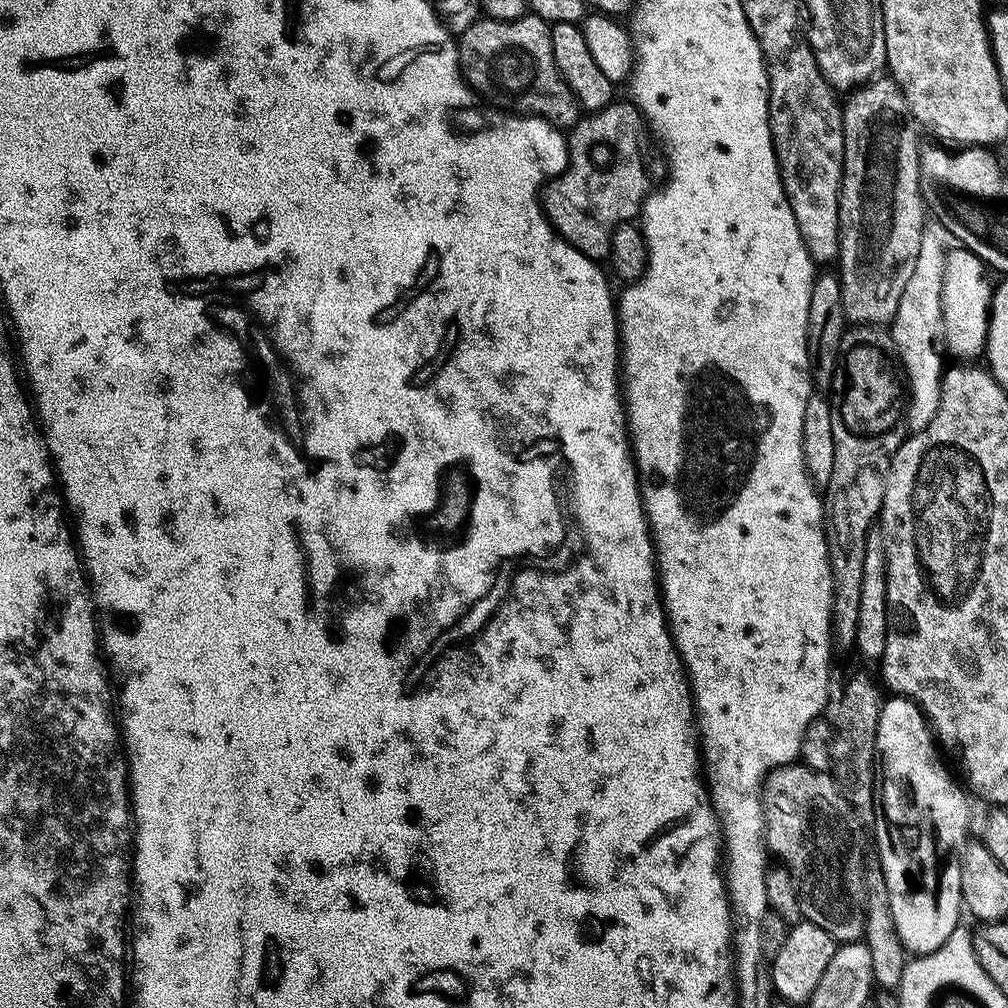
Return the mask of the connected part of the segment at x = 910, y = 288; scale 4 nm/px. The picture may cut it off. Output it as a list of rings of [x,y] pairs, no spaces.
[[[925,235],[914,278],[910,278],[910,283],[906,285],[906,294],[902,294],[902,306],[898,306],[896,319],[890,325],[892,337],[900,351],[900,360],[904,363],[906,384],[910,389],[910,399],[906,404],[906,428],[912,434],[919,434],[926,430],[926,426],[930,426],[930,422],[934,422],[934,414],[938,414],[940,400],[944,397],[942,382],[946,363],[944,364],[945,353],[942,351],[942,341],[945,339],[942,298],[946,247],[944,248],[945,237],[940,236]]]

